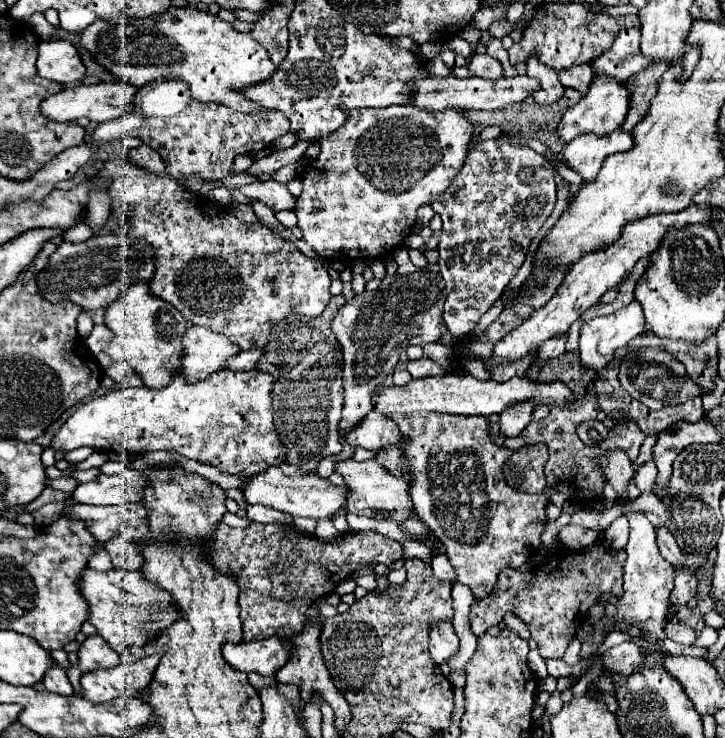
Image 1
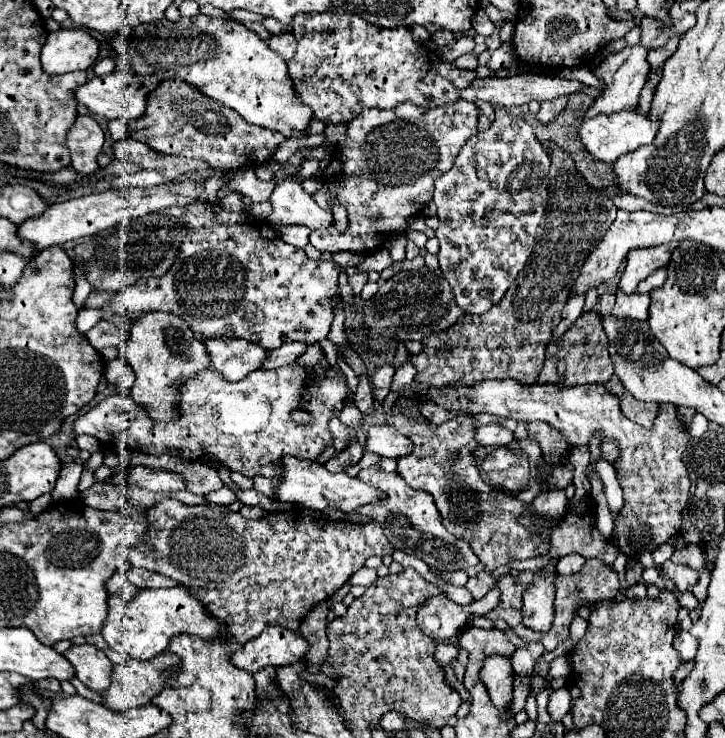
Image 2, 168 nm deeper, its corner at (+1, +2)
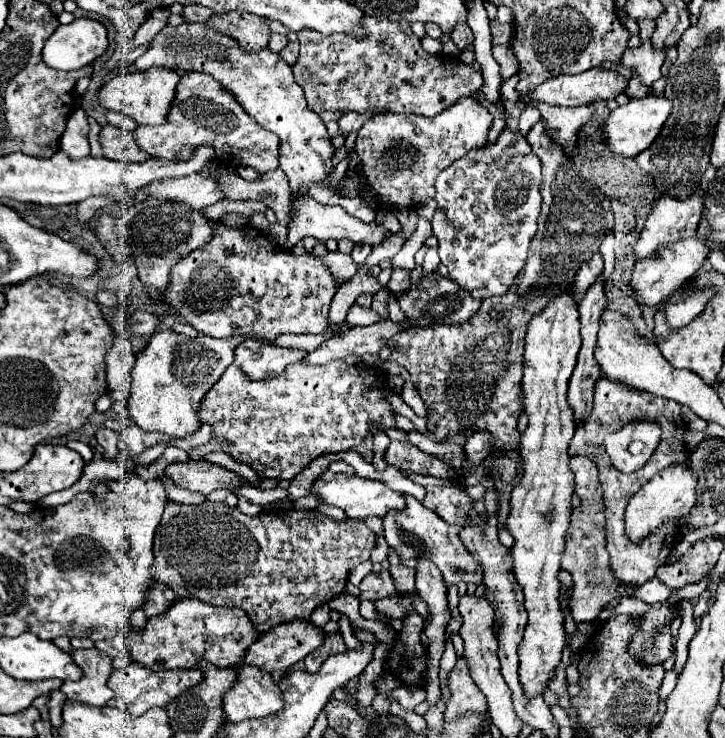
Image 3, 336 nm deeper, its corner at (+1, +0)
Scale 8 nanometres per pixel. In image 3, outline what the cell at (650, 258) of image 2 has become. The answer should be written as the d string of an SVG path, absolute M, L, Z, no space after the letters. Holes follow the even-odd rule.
M695 189L693 195L687 199L661 197L655 203L653 213L645 221L641 237L633 247L637 259L649 257L657 251L657 247L685 237L687 227L697 227L701 211L703 211L703 189Z

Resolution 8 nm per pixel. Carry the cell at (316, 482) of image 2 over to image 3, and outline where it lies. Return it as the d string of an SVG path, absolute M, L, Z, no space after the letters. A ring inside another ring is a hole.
M325 471L315 483L313 491L317 491L327 505L341 507L347 517L353 519L365 519L369 515L375 517L385 517L389 511L403 511L405 509L405 495L389 489L385 483L375 481L375 479L363 479L359 475L345 475L345 473L333 473Z

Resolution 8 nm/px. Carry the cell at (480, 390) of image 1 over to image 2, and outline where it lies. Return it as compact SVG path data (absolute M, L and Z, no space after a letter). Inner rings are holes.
M505 379L505 381L479 381L471 387L463 387L463 385L453 385L453 387L431 387L427 401L439 405L441 409L447 411L461 411L467 415L481 415L481 413L491 413L495 417L507 417L507 419L515 419L515 421L547 421L553 427L557 427L563 437L567 439L567 443L571 447L579 447L579 445L587 445L591 439L593 431L603 431L603 439L615 439L621 447L621 457L615 465L617 469L617 479L623 487L623 495L625 495L625 507L621 511L621 517L615 521L615 531L613 531L613 539L615 543L627 553L631 555L631 549L635 551L639 547L639 535L643 527L649 527L651 535L653 535L653 545L663 545L669 537L677 535L681 529L681 511L687 505L689 499L689 477L687 471L681 463L681 453L685 451L687 443L689 443L689 433L685 429L685 425L675 417L675 407L673 405L661 405L659 411L659 421L655 421L653 429L643 429L641 425L629 421L621 407L619 407L619 399L609 393L605 389L605 385L575 385L575 387L559 387L559 385L523 385L515 379Z

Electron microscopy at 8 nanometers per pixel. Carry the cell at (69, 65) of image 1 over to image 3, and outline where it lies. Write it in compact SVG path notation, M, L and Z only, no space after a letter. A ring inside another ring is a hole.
M75 19L69 25L59 25L45 41L43 59L59 71L81 69L93 63L107 49L107 29L95 19Z

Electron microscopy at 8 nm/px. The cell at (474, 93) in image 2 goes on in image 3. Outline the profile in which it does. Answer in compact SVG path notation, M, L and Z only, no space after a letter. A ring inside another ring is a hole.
M591 67L577 75L561 75L545 81L531 93L533 101L545 101L549 105L579 107L593 101L615 99L627 89L627 79L611 69Z

